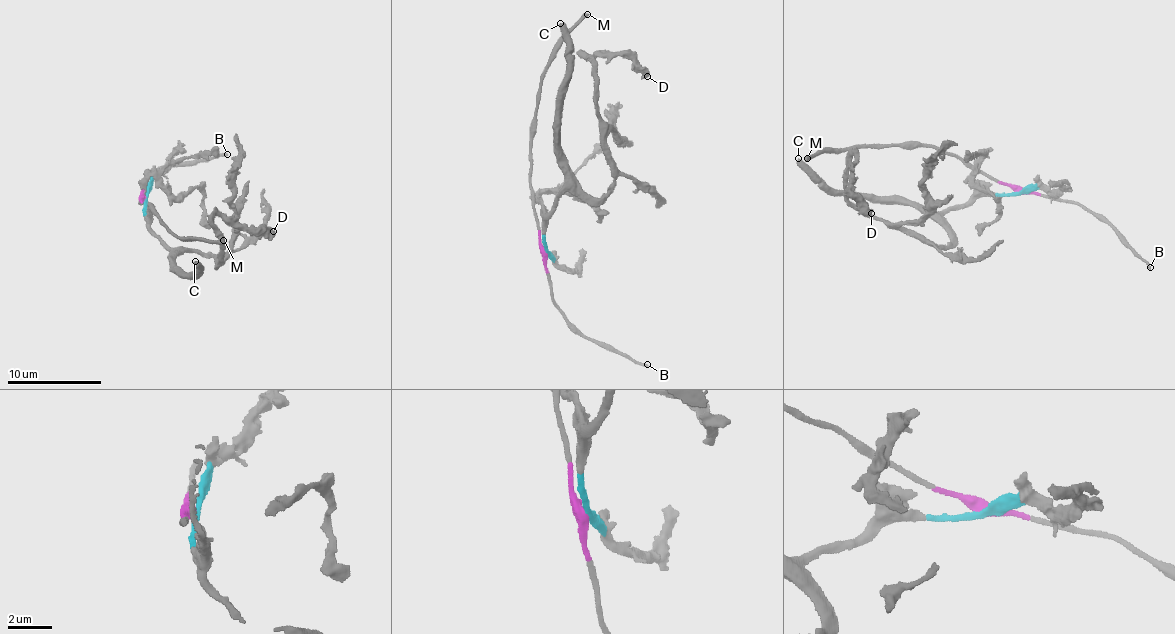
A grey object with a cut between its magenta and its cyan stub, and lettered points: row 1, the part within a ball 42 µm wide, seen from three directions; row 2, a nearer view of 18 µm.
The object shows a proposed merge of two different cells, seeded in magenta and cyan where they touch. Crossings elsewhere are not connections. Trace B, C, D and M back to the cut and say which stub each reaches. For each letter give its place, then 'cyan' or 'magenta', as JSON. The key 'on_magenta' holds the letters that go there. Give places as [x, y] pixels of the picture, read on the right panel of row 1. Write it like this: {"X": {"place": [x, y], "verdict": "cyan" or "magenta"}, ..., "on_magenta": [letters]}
{"B": {"place": [1150, 267], "verdict": "magenta"}, "C": {"place": [798, 158], "verdict": "cyan"}, "D": {"place": [871, 213], "verdict": "cyan"}, "M": {"place": [807, 158], "verdict": "magenta"}, "on_magenta": ["B", "M"]}

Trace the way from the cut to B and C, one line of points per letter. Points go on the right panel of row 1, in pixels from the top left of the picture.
B: (1018, 193), (1039, 192), (1082, 204), (1114, 231), (1149, 268)
C: (1018, 193), (971, 197), (967, 204), (938, 212), (914, 204), (872, 203), (831, 187), (798, 158)

